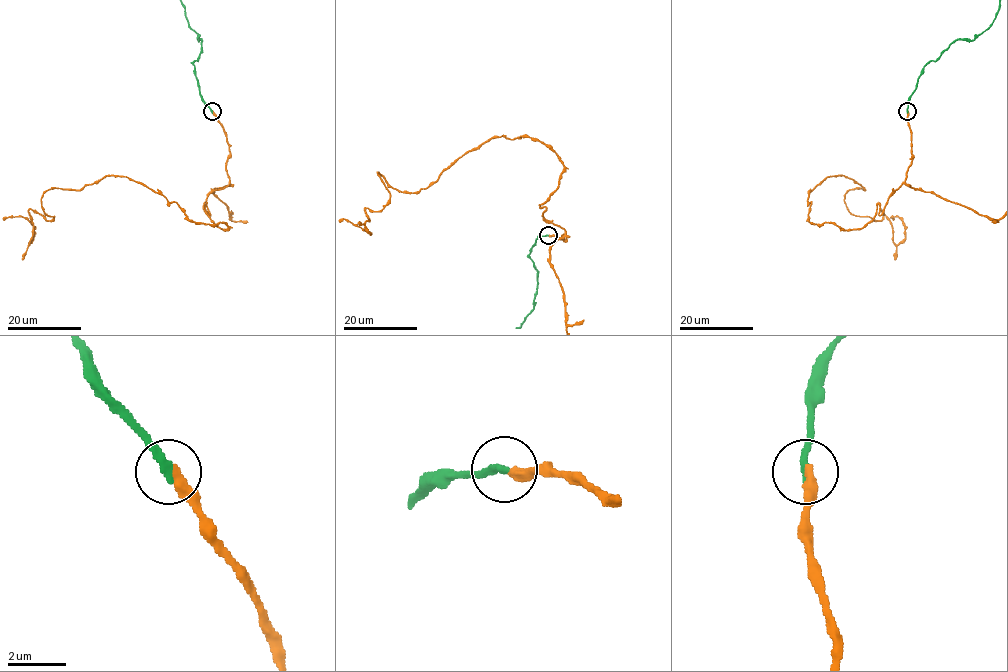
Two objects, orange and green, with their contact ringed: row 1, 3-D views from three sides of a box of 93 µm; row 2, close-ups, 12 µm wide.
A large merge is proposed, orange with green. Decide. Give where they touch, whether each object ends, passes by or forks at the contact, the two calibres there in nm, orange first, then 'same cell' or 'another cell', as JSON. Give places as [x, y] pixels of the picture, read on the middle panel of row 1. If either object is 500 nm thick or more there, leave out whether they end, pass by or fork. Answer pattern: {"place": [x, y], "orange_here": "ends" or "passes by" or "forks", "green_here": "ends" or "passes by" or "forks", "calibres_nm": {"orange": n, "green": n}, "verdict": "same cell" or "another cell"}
{"place": [548, 235], "orange_here": "ends", "green_here": "ends", "calibres_nm": {"orange": 360, "green": 280}, "verdict": "same cell"}

